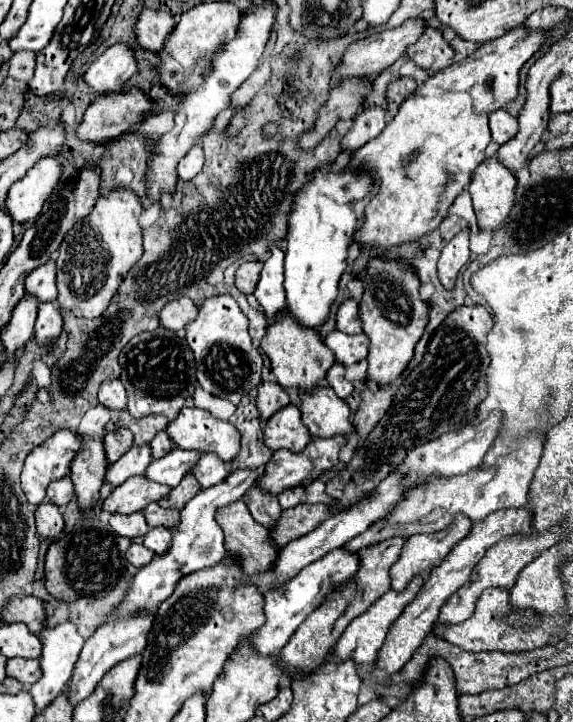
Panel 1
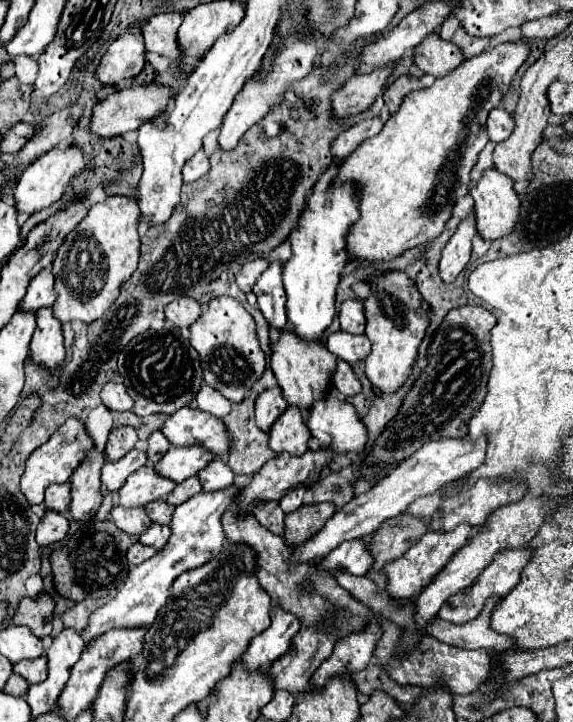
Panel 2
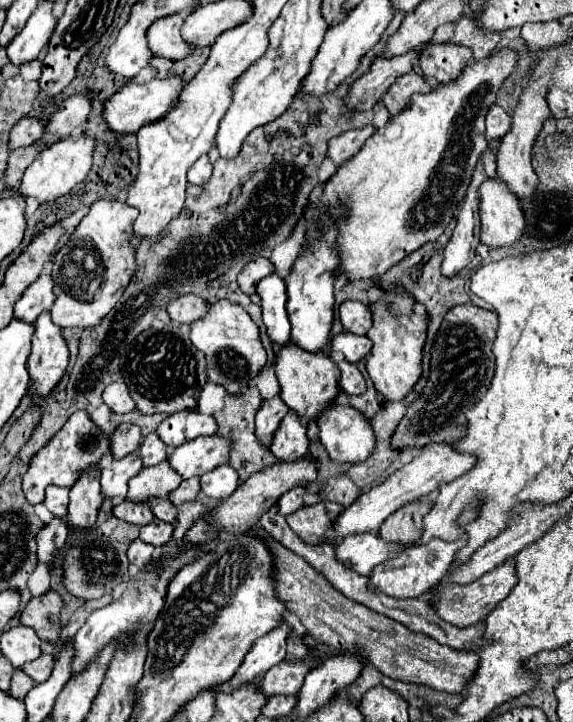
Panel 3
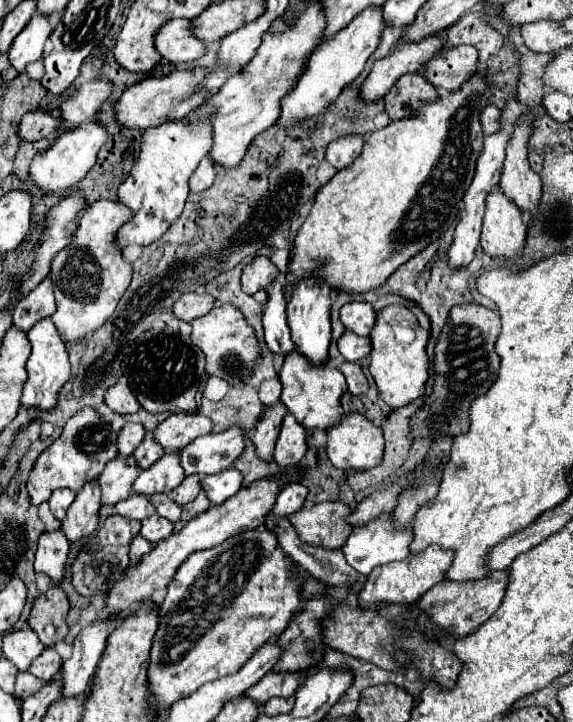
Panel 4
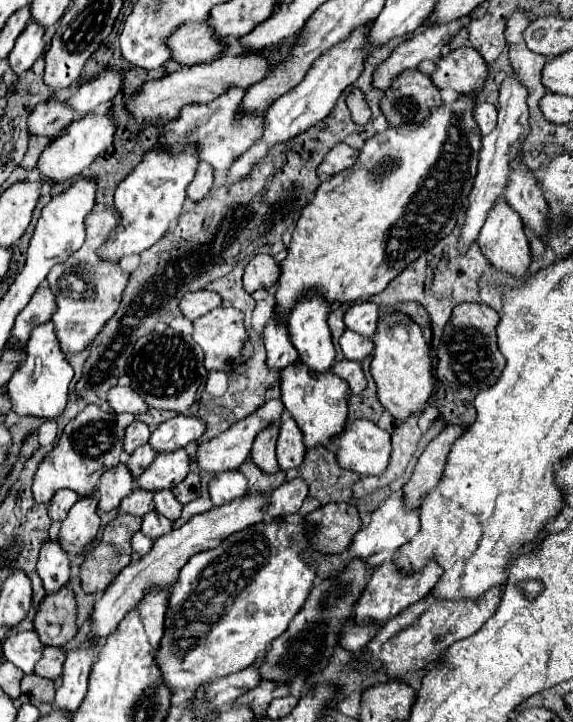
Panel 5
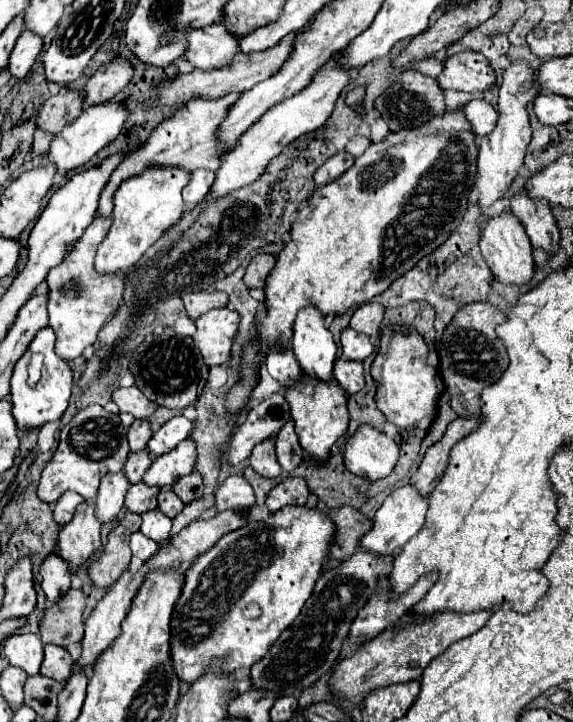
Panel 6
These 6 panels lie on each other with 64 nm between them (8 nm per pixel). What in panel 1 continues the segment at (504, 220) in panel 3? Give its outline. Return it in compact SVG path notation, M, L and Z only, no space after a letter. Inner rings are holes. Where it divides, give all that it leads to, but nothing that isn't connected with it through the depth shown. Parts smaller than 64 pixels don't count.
M486 158L474 172L468 192L472 194L478 226L484 232L494 232L510 214L514 202L516 178L500 160Z

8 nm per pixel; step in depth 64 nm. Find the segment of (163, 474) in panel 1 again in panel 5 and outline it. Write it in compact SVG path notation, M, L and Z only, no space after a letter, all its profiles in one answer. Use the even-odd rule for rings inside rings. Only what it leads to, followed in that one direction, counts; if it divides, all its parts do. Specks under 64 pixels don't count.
M270 400L266 404L262 404L252 416L232 424L232 428L228 428L226 432L222 432L220 436L212 438L212 440L206 440L206 442L200 442L196 448L194 448L194 454L190 454L190 462L194 462L198 466L198 470L206 470L206 472L226 472L226 470L236 470L244 460L246 456L250 454L250 448L252 448L252 442L256 438L256 434L266 428L268 424L280 420L284 412L284 404L282 400Z

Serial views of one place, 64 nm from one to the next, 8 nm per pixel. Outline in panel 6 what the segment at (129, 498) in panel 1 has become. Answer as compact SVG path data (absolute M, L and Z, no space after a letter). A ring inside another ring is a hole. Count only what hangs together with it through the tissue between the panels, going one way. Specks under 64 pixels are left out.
M188 438L180 446L176 446L172 452L162 454L160 458L154 458L152 466L144 474L144 484L148 486L172 486L178 478L190 474L194 470L196 462L196 446Z

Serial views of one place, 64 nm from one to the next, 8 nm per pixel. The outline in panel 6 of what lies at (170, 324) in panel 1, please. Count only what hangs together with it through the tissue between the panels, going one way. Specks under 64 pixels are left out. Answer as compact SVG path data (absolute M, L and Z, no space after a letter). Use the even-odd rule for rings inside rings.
M190 292L184 296L184 308L190 318L200 318L212 308L222 308L226 306L228 296L224 292Z

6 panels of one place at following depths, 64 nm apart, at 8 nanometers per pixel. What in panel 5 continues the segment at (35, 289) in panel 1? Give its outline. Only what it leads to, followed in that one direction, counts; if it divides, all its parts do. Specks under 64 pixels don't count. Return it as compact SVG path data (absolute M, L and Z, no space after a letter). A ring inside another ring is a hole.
M44 284L32 294L26 308L16 316L12 336L16 336L20 340L20 344L26 344L32 328L48 322L52 318L54 310L56 310L56 298L52 296L52 290Z

